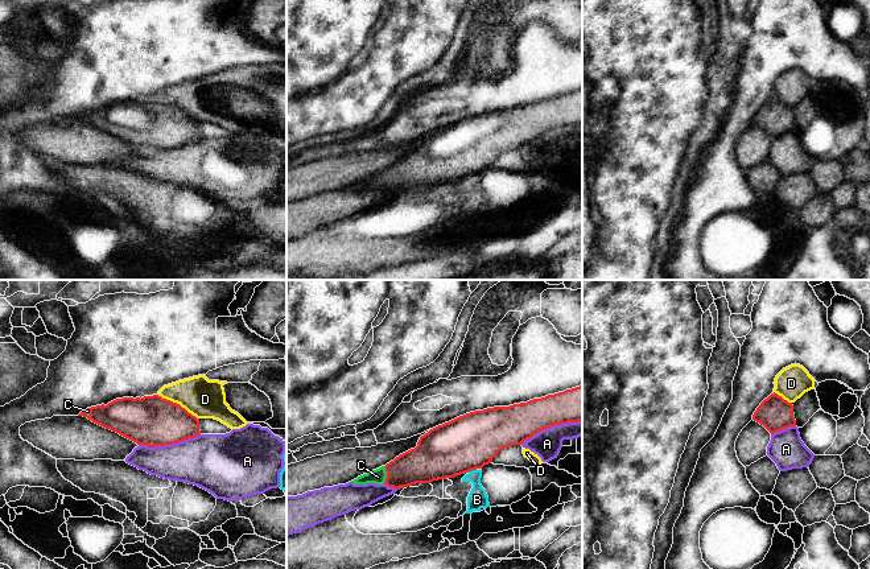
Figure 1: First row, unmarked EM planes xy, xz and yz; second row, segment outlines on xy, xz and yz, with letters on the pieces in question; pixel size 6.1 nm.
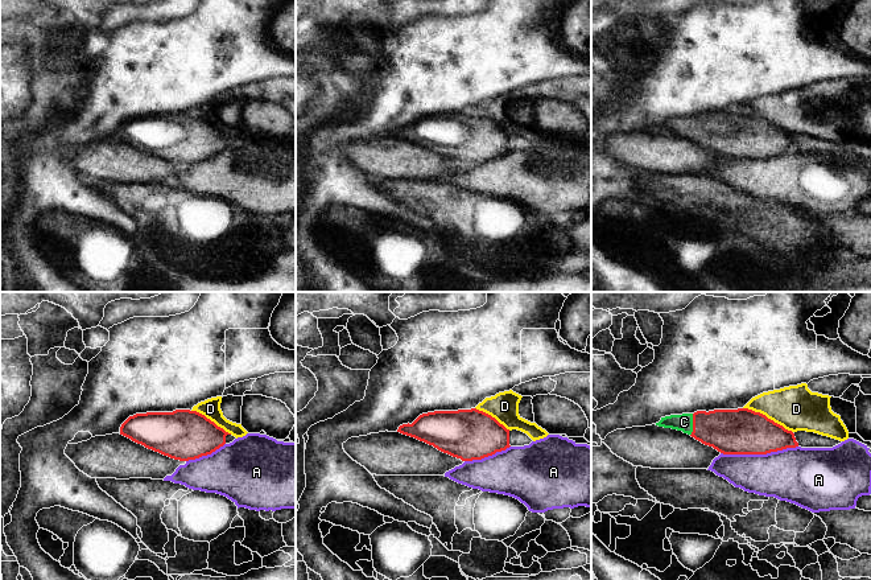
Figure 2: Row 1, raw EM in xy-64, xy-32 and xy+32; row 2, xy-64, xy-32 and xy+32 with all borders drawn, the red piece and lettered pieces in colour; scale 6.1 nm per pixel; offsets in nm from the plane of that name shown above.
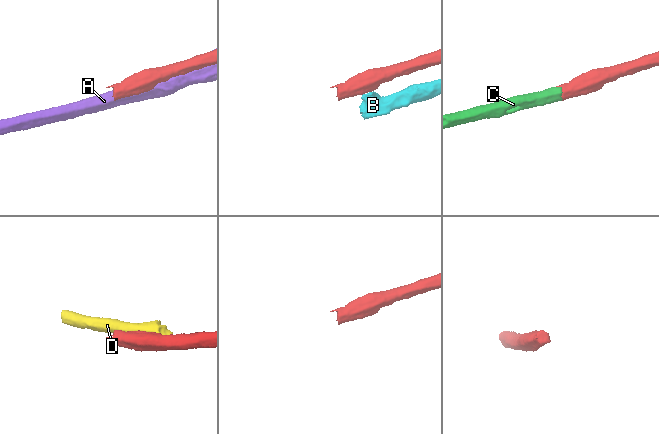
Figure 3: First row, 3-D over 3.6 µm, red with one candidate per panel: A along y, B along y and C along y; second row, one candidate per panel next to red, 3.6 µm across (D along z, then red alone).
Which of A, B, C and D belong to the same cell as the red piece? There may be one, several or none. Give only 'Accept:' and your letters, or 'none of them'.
Accept: C

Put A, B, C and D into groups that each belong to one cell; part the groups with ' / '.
A / B / C / D

